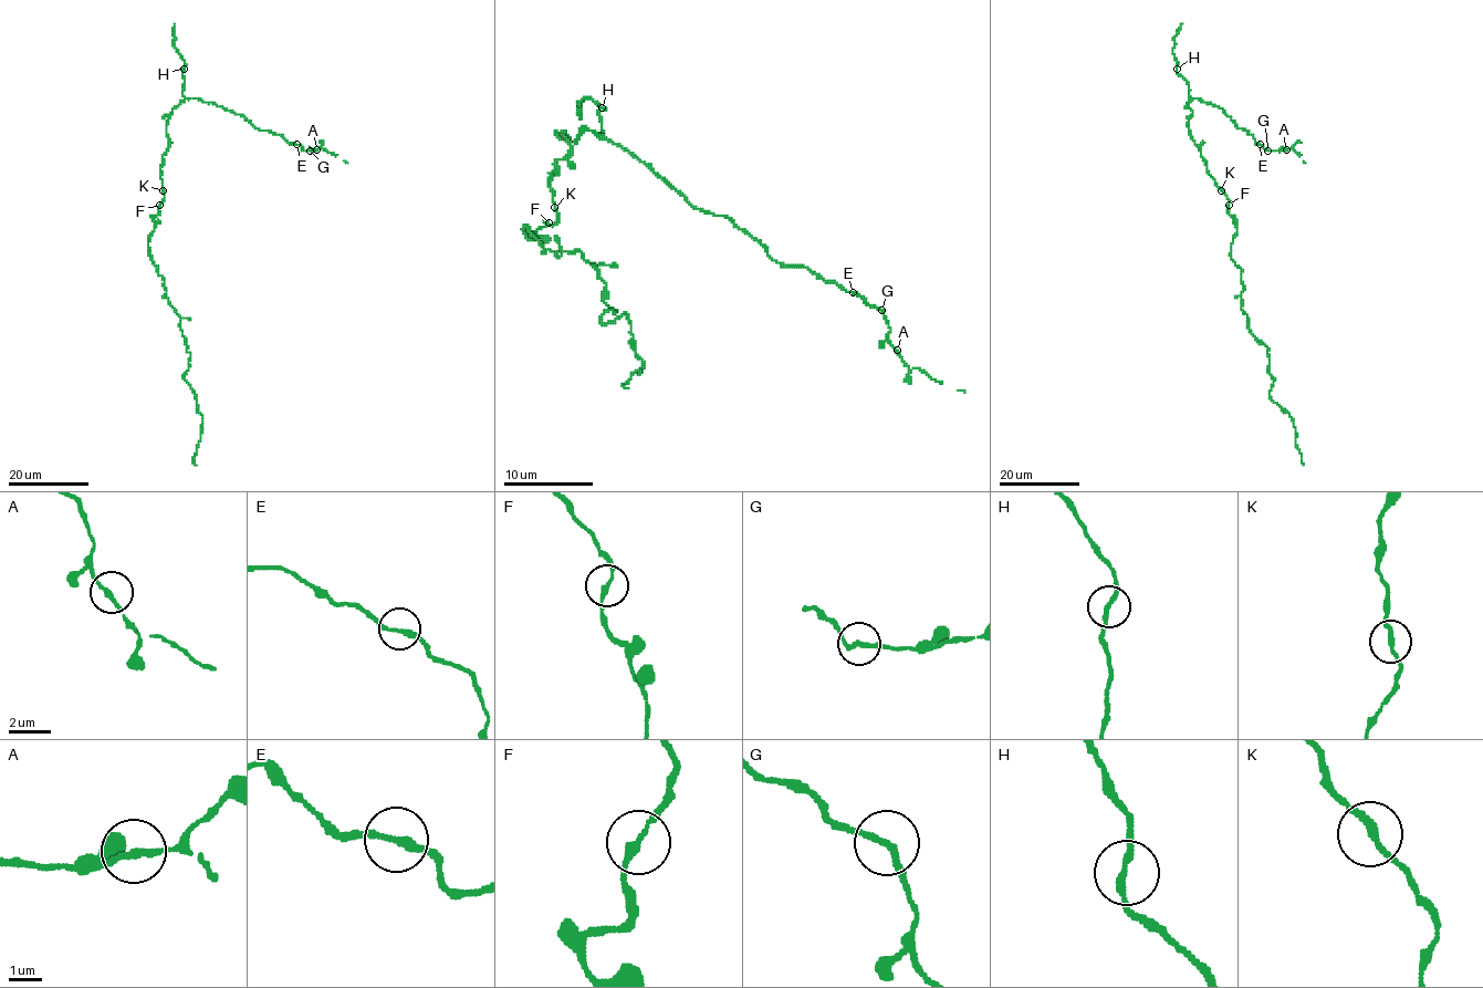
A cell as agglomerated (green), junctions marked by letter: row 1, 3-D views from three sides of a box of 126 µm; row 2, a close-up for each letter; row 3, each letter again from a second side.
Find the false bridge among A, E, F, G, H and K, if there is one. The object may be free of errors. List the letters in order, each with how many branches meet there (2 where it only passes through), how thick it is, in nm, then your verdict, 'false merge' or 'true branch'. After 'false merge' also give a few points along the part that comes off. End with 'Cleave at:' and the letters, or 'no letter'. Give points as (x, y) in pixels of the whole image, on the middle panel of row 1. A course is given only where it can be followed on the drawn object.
A: 2 branches meet; 200 nm thick; true branch
E: 2 branches meet; 220 nm thick; true branch
F: 2 branches meet; 200 nm thick; true branch
G: 2 branches meet; 200 nm thick; true branch
H: 2 branches meet; 200 nm thick; true branch
K: 2 branches meet; 200 nm thick; true branch
Cleave at: no letter

